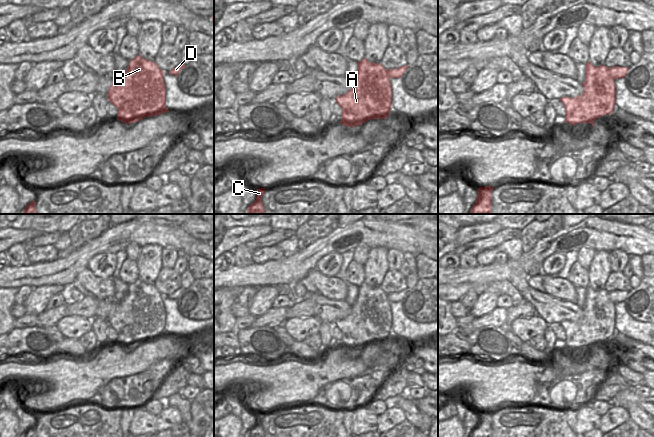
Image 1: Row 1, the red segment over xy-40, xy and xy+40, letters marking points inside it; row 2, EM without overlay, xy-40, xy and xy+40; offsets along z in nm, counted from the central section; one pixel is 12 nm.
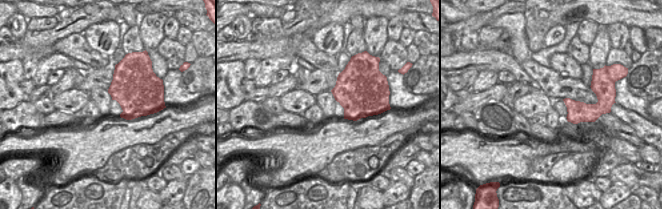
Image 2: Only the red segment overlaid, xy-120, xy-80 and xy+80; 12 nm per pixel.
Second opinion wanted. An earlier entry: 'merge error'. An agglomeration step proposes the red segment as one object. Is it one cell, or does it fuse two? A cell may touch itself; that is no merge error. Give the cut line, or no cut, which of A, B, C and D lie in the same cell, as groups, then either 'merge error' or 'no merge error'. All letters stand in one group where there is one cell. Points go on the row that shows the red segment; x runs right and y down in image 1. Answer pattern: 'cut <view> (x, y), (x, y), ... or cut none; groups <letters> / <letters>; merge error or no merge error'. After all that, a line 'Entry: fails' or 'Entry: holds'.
cut xy+40 (608, 68), (609, 74), (614, 79); groups A B C / D; merge error
Entry: holds

